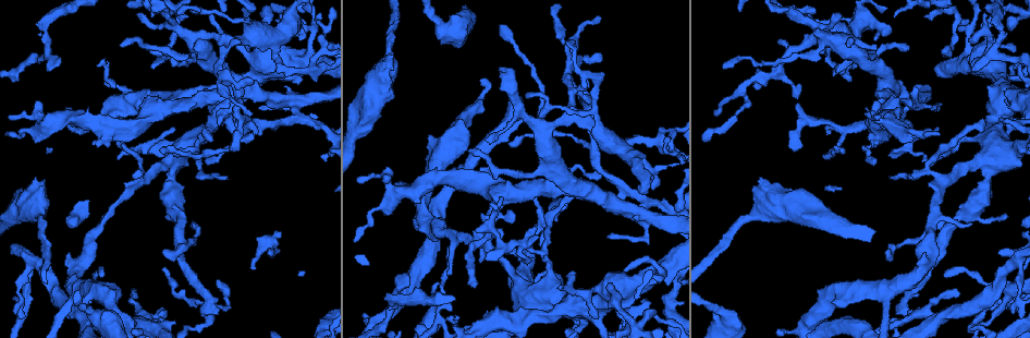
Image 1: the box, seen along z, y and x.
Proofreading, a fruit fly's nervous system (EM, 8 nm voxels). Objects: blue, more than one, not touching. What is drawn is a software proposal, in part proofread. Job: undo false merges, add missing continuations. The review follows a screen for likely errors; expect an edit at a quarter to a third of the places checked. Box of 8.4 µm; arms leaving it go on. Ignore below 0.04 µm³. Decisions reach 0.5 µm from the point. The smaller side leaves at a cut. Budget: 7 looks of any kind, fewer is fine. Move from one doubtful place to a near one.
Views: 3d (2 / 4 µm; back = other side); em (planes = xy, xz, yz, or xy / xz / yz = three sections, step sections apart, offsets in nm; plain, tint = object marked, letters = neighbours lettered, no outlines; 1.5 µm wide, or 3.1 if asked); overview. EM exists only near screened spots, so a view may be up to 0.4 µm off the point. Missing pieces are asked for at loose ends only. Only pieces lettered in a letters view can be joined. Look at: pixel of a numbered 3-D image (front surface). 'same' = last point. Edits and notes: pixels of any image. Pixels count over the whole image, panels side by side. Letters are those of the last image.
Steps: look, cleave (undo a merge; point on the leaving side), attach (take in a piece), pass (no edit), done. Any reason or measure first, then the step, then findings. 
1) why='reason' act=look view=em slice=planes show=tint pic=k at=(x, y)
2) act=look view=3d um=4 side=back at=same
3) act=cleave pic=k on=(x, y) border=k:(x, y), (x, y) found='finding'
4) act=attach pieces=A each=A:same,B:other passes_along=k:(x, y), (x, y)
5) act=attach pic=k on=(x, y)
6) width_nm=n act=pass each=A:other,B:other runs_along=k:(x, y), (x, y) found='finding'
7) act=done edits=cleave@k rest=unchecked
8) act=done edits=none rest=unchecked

why='tapers out' act=look view=3d um=4 pic=1 at=(161, 150)

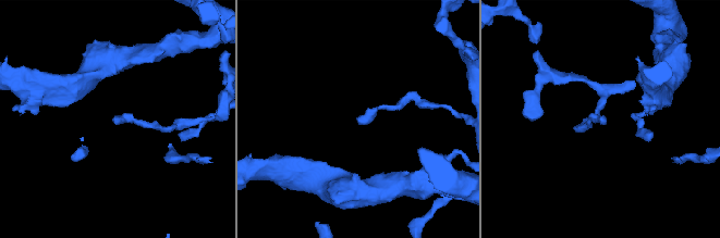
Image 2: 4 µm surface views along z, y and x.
why='need the tissue' act=look view=em slice=planes show=letters pic=2 at=(598, 119)

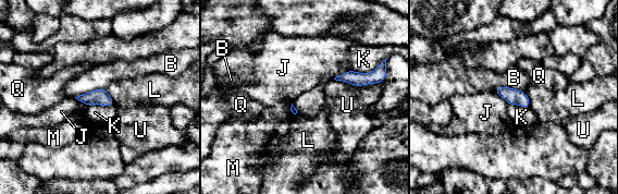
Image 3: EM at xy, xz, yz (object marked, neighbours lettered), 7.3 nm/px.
act=pass each=B:other,J:other,K:other,L:other,M:other,Q:other,U:other found='none of them fits'

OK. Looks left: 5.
why='tapers out' act=look view=3d um=4 pic=1 at=(794, 150)

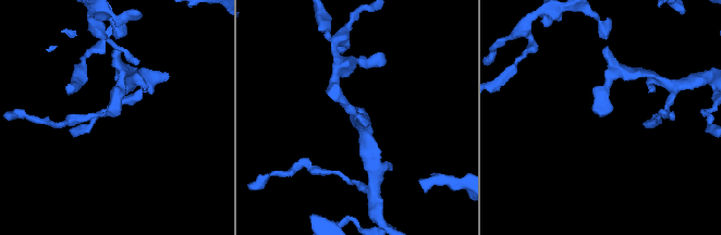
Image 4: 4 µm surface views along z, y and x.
act=look view=em slice=planes show=letters pic=4 at=(352, 118)

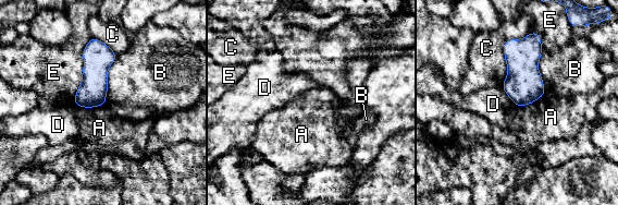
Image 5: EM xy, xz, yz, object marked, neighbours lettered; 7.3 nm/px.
act=pass each=A:other,B:other,C:other,D:other,E:other border=5:(90, 37), (73, 101) found='none of them fits'

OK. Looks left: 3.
why='an open end' act=look view=em slice=planes show=letters pic=1 at=(227, 11)

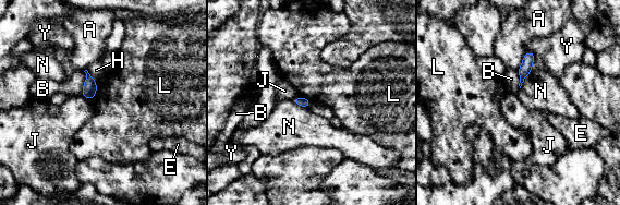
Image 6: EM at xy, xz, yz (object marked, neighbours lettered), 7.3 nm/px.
width_nm=70 act=pass each=A:other,B:other,E:other,H:other,J:other,L:other,N:other,Y:other border=6:(95, 79), (96, 95), (90, 100) found='no lettered piece goes on from it'

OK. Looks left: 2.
act=done edits=none rest=unchecked

